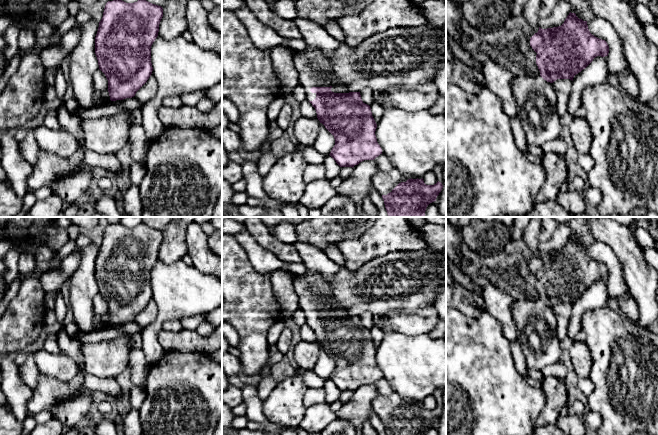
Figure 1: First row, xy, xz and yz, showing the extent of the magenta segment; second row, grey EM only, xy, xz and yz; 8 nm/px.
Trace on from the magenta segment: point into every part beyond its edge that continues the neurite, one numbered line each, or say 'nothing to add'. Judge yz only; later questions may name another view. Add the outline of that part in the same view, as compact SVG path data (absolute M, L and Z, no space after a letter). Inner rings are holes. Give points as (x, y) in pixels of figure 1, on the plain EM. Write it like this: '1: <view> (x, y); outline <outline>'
1: yz (509, 271); outline M446 219L446 257L451 264L459 267L471 279L484 276L490 281L490 284L510 295L514 300L529 299L533 301L540 300L540 295L536 288L537 277L530 270L530 262L537 257L539 250L535 251L528 247L523 240L511 240L506 248L491 258L471 251L462 240L460 228L454 227Z

